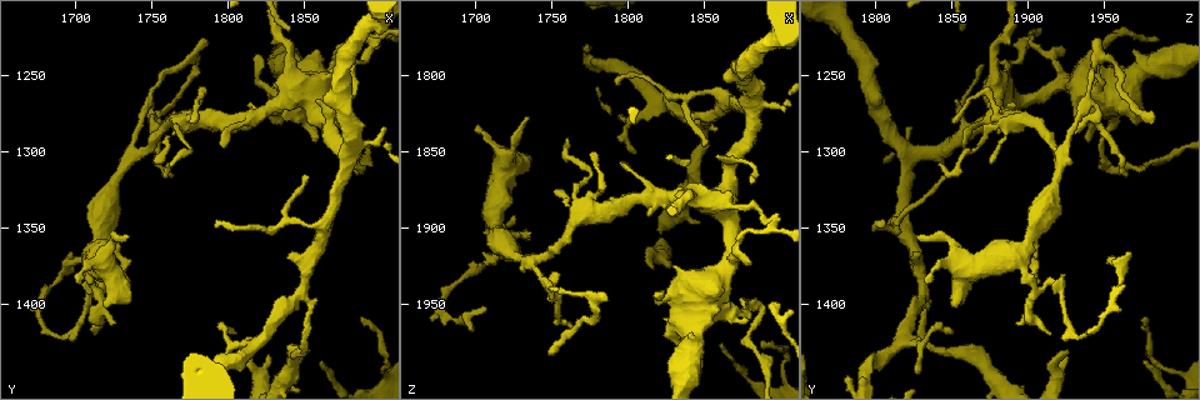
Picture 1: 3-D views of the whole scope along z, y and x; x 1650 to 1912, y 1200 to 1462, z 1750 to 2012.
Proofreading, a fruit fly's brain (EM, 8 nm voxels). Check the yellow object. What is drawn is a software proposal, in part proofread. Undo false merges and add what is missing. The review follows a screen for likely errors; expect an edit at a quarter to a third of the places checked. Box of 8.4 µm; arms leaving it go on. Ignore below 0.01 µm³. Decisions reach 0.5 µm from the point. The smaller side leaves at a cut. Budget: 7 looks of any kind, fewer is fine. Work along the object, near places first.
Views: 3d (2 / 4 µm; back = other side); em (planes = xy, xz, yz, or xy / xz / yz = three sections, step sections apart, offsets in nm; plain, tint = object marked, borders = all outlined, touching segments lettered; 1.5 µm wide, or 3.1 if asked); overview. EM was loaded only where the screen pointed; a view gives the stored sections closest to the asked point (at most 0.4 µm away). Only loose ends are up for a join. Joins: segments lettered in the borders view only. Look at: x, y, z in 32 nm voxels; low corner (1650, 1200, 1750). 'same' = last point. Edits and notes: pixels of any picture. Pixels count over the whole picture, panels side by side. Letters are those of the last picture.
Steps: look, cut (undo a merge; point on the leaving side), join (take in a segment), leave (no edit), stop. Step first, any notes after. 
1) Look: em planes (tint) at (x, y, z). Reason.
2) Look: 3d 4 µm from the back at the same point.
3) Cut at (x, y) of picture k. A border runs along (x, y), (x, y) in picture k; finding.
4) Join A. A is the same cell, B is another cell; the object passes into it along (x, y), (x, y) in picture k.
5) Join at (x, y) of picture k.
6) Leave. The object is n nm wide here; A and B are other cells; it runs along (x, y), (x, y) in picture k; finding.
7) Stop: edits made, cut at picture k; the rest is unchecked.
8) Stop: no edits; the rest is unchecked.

Look: em planes (borders) at (1722, 1400, 1850). Branch stops here.

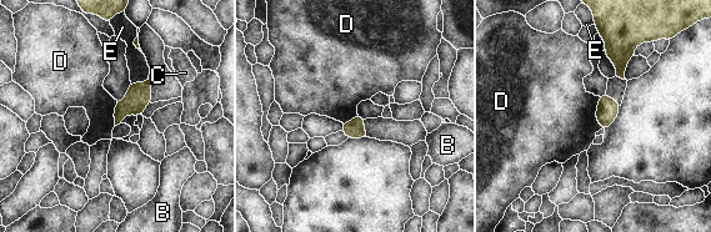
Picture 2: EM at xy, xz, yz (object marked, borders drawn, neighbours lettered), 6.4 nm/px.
Leave. B, C, D and E are other cells; a border runs along (597, 96), (596, 121), (602, 127) in picture 2; no lettered segment goes on from it.

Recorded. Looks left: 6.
Look: 3d 2 µm at (1854, 1292, 1938). Free end.

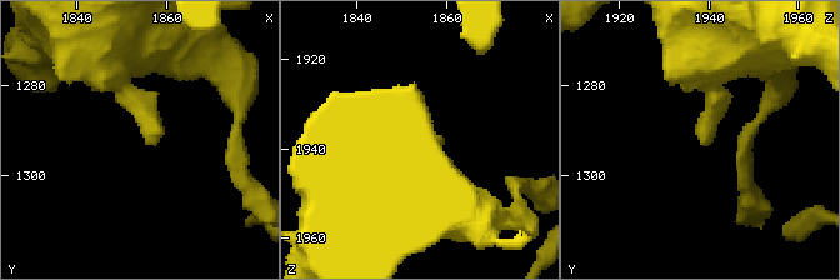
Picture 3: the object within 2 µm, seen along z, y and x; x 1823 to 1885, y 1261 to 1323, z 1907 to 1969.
Look: em planes (borders) at (1855, 1292, 1939).

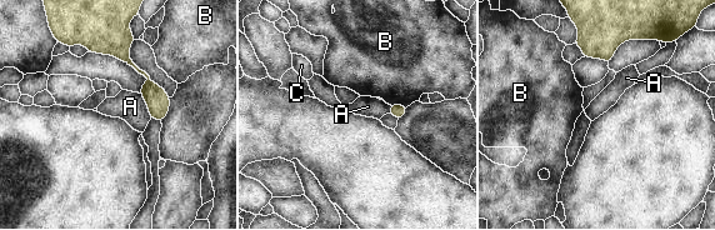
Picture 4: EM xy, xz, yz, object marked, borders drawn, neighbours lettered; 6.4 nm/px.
Leave. A, B and C are other cells; a border runs along (140, 93), (150, 119) in picture 4; no lettered segment goes on from it.

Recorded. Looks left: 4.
Look: 3d 4 µm from the back at (1880, 1232, 1924). Free end.

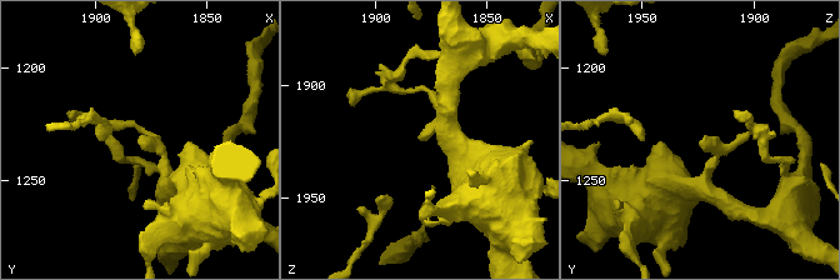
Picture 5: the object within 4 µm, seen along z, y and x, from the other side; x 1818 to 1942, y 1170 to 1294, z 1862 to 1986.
Look: em planes (borders) at (1880, 1233, 1924).

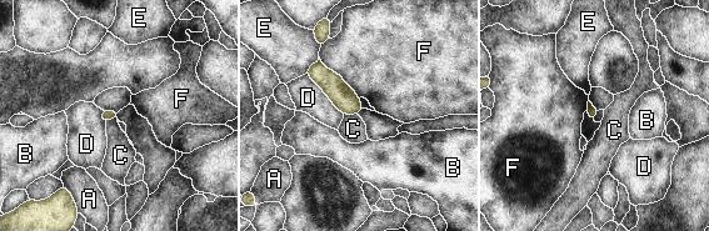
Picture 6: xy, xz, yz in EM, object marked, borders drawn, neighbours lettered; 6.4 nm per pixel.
Leave. A, B, C, D, E and F are other cells; a border runs along (344, 114), (357, 115) in picture 6; none of them fits.

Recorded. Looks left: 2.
Stop: no edits; the rest is unchecked.

